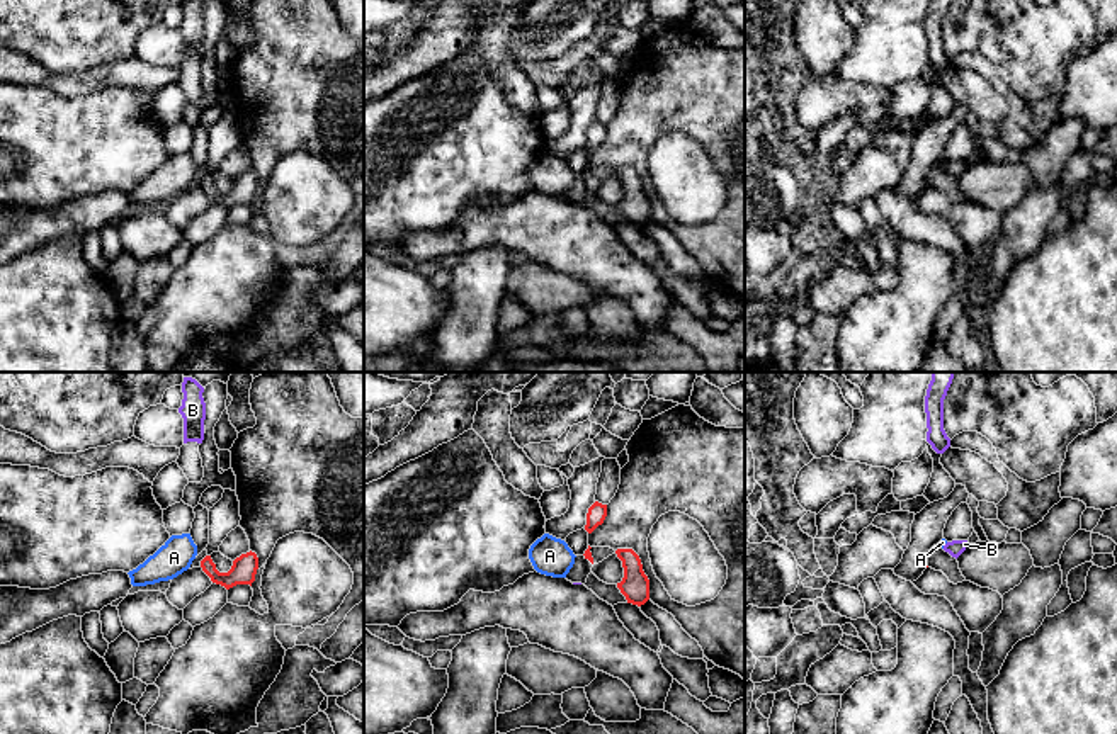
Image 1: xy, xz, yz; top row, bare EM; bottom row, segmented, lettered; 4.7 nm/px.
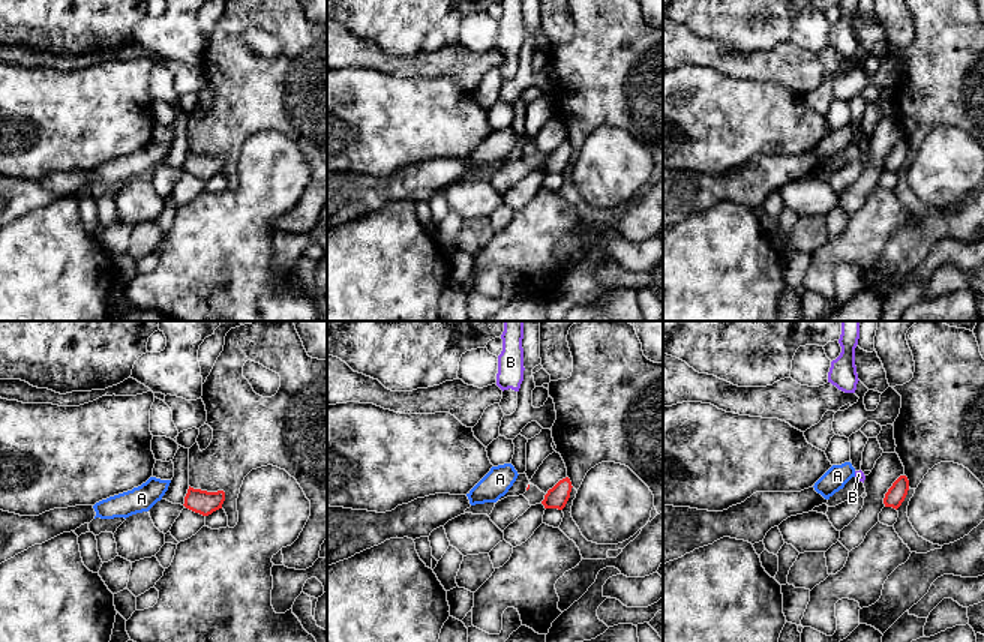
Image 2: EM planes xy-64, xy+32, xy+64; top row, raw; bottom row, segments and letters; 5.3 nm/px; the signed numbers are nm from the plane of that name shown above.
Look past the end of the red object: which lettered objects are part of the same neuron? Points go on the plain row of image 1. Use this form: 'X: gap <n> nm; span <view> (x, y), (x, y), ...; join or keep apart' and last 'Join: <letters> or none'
A: gap 40 nm; span xy (201, 180), (194, 177); keep apart
B: gap 550 nm; span xy (206, 175), (201, 62); join
Join: B

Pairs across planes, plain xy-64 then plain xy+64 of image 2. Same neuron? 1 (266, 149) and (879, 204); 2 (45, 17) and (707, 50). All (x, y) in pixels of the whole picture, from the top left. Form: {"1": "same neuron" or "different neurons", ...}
{"1": "same neuron", "2": "different neurons"}

